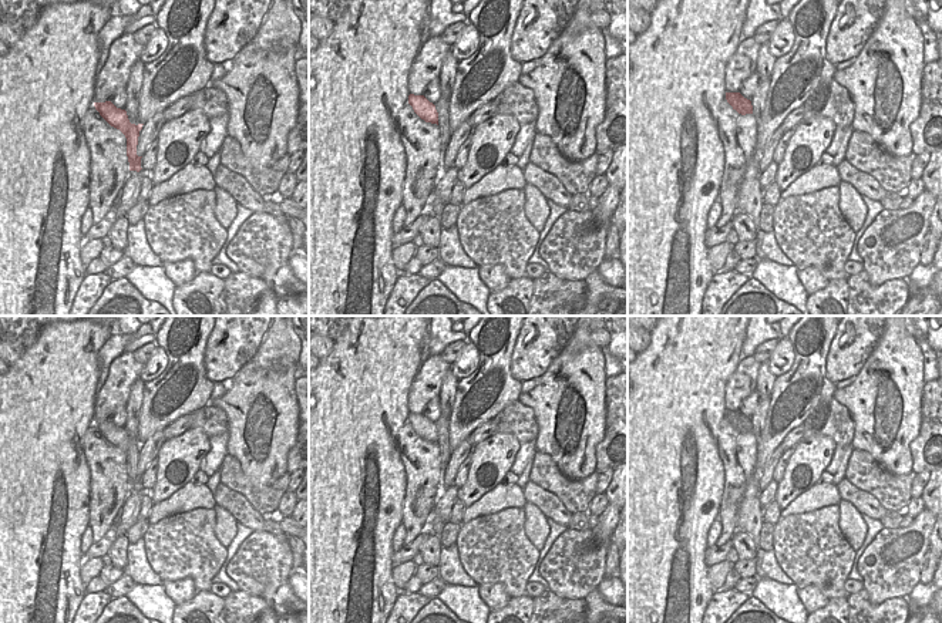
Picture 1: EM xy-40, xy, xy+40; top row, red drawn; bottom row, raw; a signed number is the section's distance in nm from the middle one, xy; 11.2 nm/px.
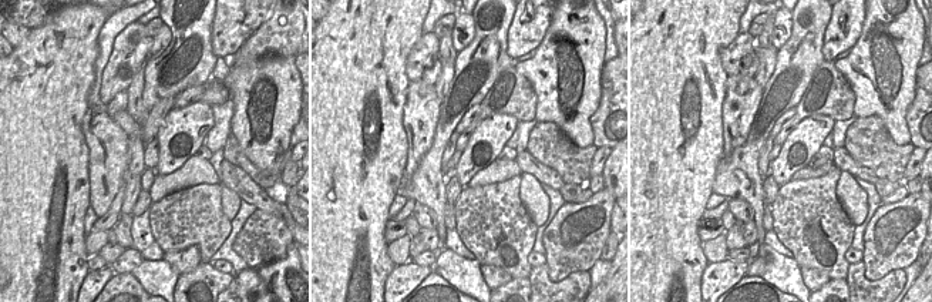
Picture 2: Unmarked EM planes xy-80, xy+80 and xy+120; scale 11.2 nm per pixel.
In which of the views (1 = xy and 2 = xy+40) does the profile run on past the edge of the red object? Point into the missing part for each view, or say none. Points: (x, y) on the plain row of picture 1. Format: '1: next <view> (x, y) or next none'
1: next xy (441, 424)
2: next xy+40 (759, 417)

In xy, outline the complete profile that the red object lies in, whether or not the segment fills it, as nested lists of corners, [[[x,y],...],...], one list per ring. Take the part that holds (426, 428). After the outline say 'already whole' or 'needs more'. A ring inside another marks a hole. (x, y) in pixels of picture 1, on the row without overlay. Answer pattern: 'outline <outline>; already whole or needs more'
outline [[[441,410],[440,418],[435,422],[430,421],[424,414],[408,414],[408,422],[414,431],[425,441],[438,444],[444,469],[451,455],[448,444],[450,414],[450,410]]]; needs more

